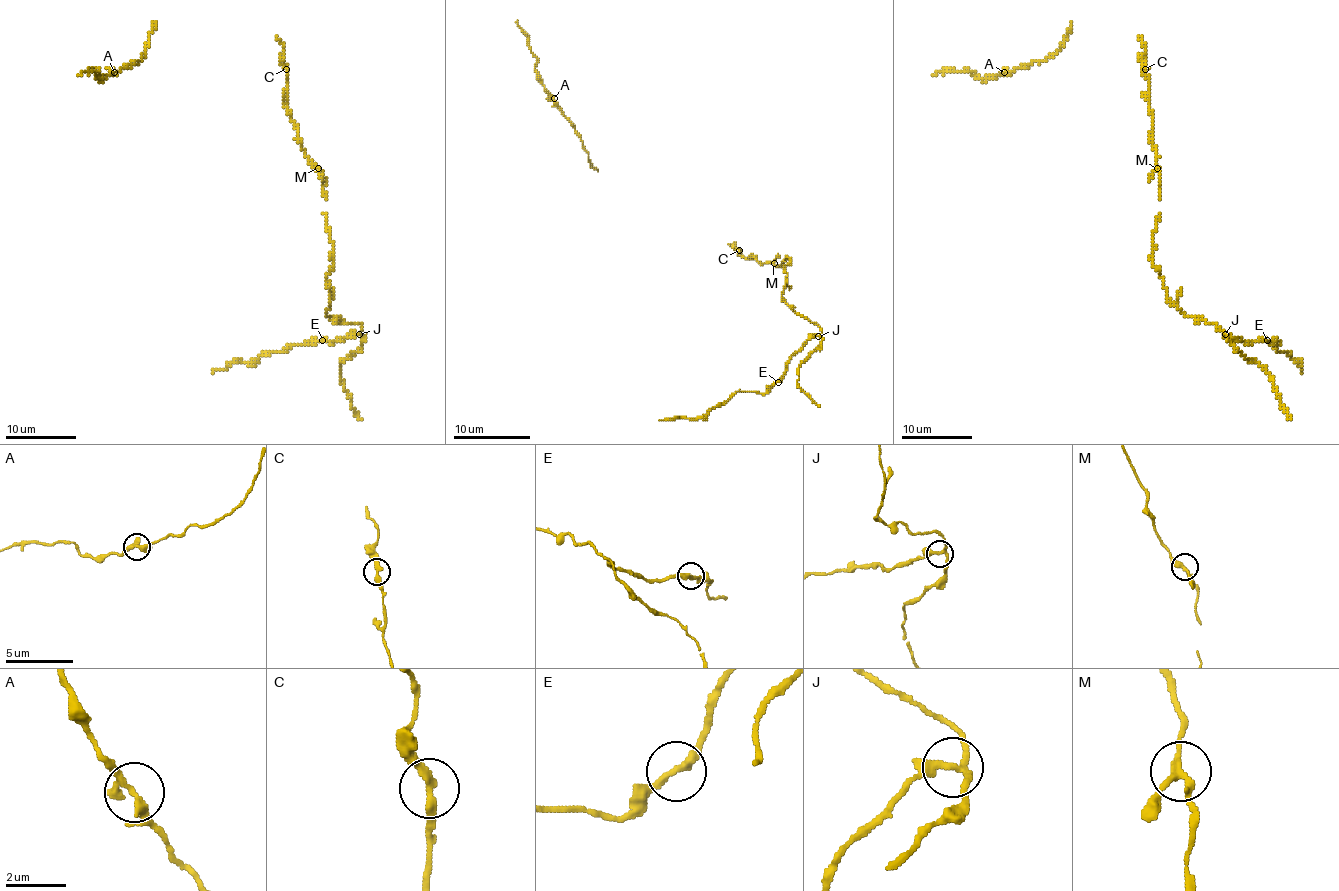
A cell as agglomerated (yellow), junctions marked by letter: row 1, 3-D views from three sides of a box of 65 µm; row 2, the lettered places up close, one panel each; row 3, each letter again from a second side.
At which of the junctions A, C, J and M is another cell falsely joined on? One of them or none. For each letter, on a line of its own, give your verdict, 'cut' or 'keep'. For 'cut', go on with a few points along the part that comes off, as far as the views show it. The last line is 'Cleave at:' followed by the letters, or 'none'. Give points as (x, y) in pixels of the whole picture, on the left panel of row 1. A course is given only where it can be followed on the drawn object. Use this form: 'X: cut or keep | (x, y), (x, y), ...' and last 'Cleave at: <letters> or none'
A: keep
C: keep
J: cut | (359, 335), (334, 342), (313, 340), (309, 344), (288, 346), (247, 362), (231, 362), (224, 369), (212, 372)
M: keep
Cleave at: J

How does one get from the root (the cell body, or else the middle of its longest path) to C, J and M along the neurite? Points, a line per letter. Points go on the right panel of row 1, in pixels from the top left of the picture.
C: (1153, 147), (1153, 120), (1148, 106), (1148, 76), (1145, 69)
J: (1153, 147), (1159, 172), (1153, 266), (1168, 298), (1185, 315), (1216, 324), (1224, 335)
M: (1153, 147), (1157, 168)

